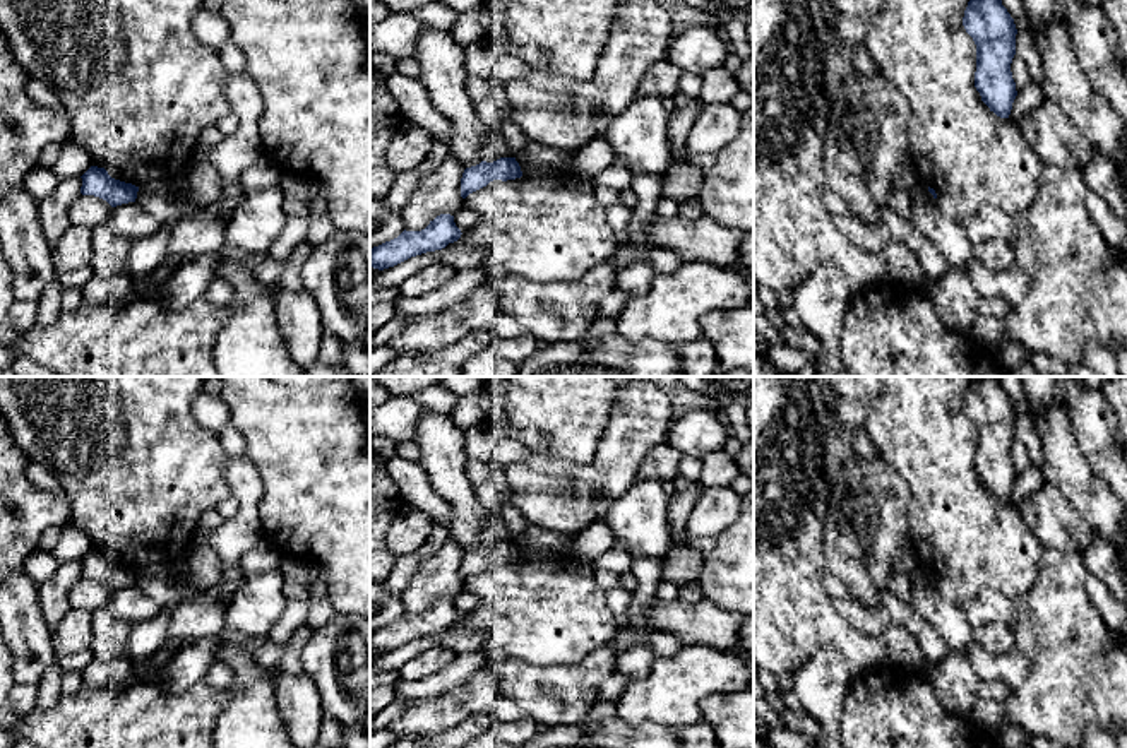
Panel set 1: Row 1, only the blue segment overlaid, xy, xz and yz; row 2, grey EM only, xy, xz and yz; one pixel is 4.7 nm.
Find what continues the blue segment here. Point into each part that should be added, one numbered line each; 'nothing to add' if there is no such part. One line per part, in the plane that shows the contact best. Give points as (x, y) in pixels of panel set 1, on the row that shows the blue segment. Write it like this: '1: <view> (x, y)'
nothing to add

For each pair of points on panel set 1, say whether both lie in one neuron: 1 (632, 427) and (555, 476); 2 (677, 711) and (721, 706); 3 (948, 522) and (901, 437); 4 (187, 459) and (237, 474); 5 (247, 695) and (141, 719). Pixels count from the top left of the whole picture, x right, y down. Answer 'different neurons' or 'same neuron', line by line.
1: same neuron
2: different neurons
3: same neuron
4: different neurons
5: different neurons

